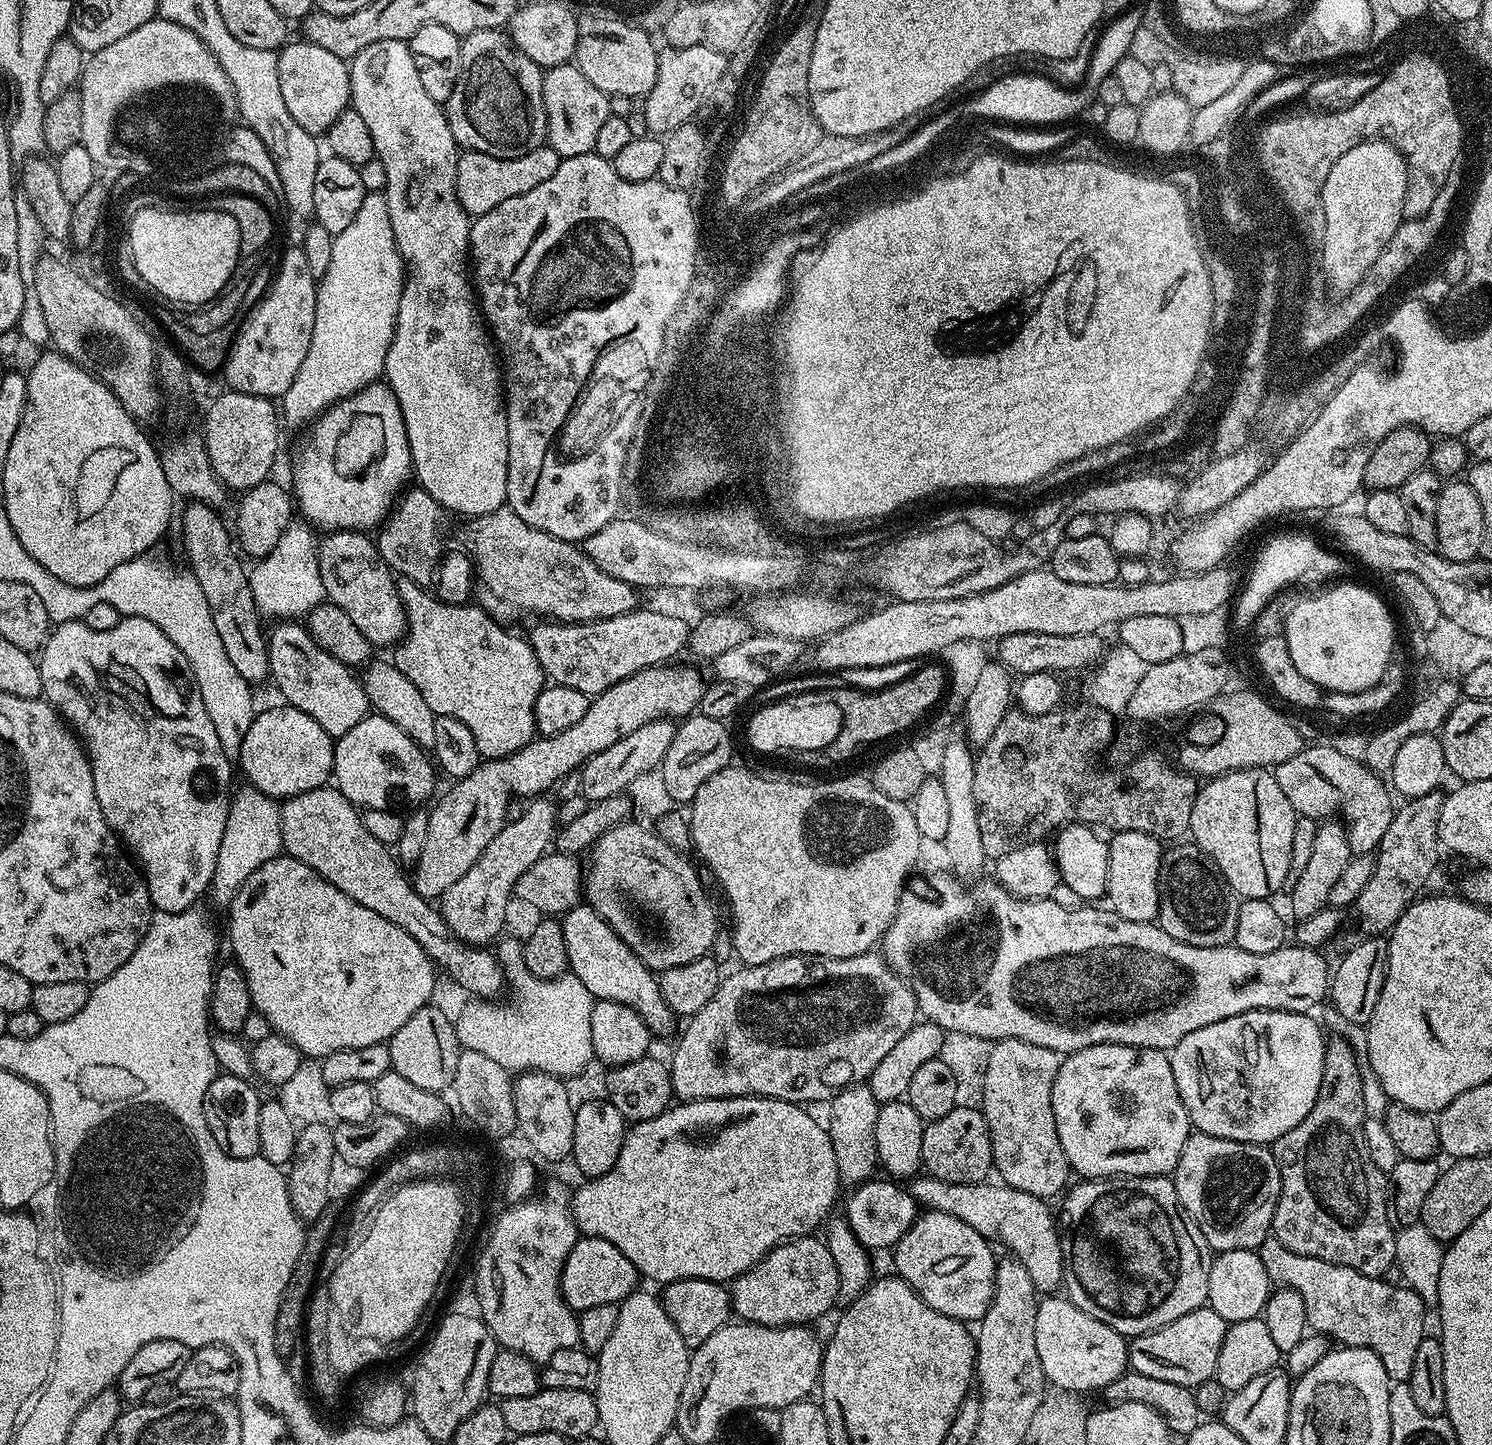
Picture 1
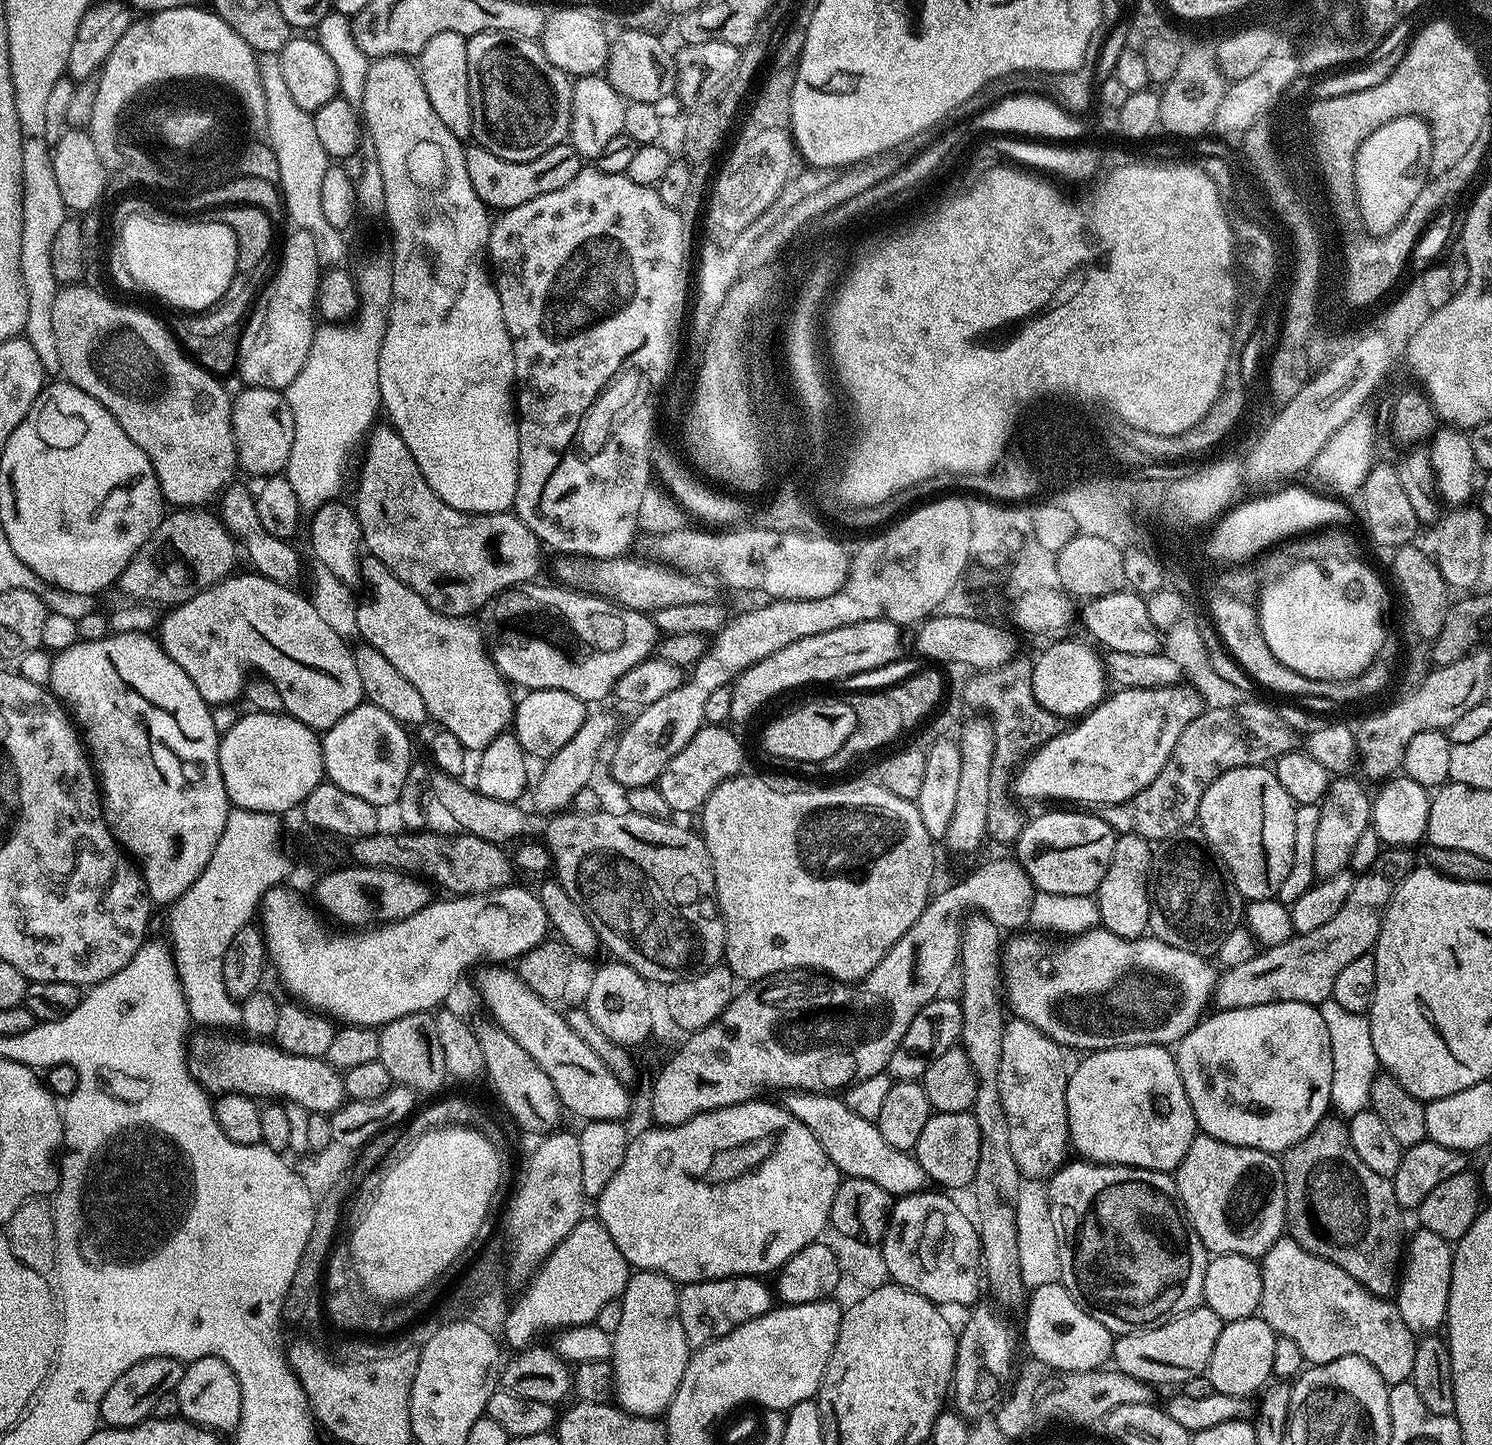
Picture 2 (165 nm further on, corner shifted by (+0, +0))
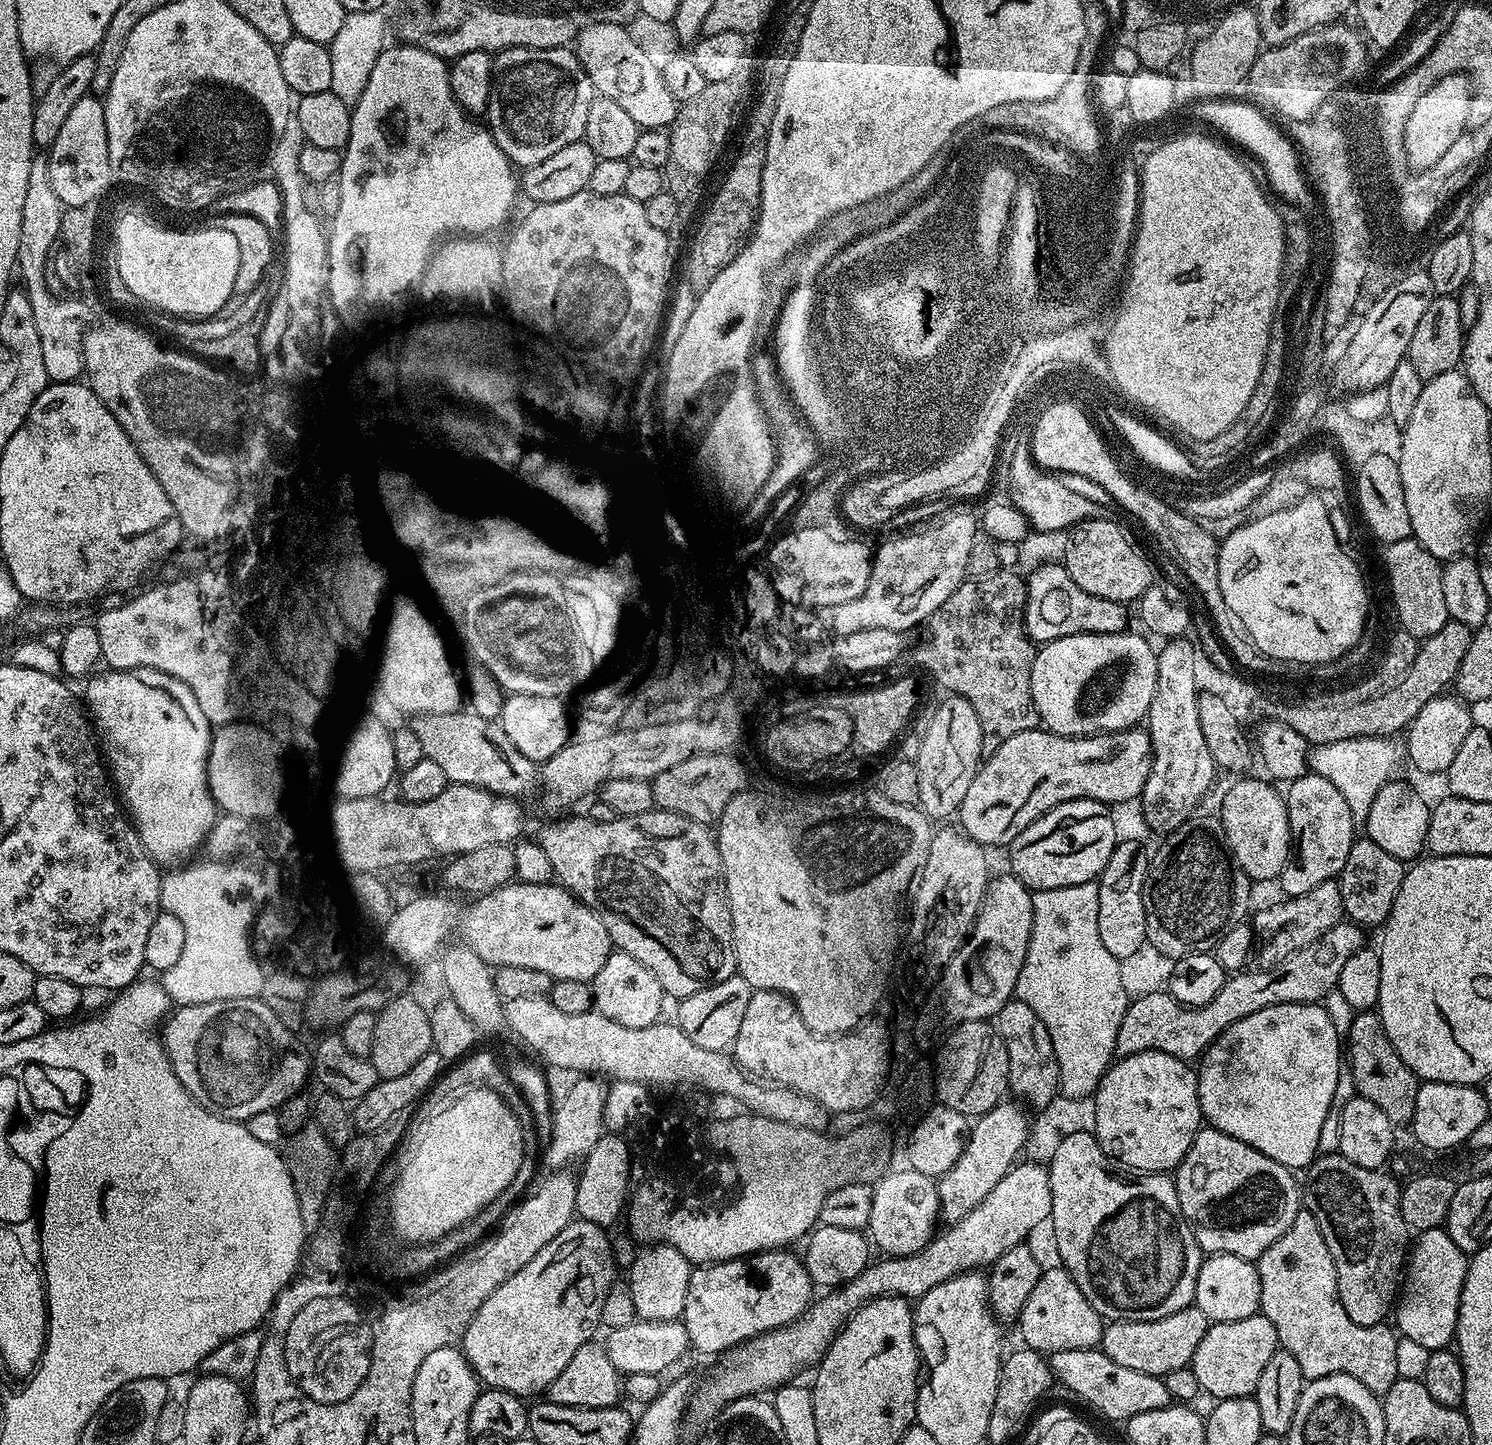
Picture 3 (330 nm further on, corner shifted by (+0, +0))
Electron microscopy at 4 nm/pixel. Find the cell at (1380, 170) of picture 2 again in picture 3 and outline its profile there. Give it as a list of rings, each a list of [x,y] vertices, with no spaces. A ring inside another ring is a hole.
[[[1457,74],[1442,78],[1422,98],[1418,98],[1418,106],[1410,112],[1406,122],[1404,136],[1404,154],[1413,169],[1430,168],[1451,149],[1454,142],[1461,140],[1469,127],[1468,115],[1472,109],[1474,85],[1467,75]]]

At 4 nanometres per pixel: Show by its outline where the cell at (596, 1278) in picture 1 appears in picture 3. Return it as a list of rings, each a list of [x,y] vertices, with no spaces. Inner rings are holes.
[[[576,1218],[571,1224],[554,1238],[554,1242],[546,1242],[518,1274],[511,1276],[482,1306],[478,1306],[478,1314],[470,1322],[462,1337],[462,1351],[471,1364],[477,1381],[485,1389],[497,1392],[509,1392],[514,1396],[529,1398],[547,1393],[552,1383],[566,1370],[570,1358],[578,1354],[582,1345],[589,1343],[601,1327],[602,1302],[606,1302],[606,1294],[617,1279],[618,1265],[613,1241],[608,1241],[609,1233],[594,1222]]]

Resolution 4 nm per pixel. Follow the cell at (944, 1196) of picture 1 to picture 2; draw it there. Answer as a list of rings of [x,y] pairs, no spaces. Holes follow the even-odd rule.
[[[788,1090],[783,1093],[783,1107],[788,1109],[814,1138],[826,1150],[830,1162],[845,1177],[866,1178],[866,1182],[874,1182],[874,1186],[882,1186],[893,1198],[908,1196],[912,1192],[921,1191],[925,1187],[926,1177],[922,1166],[912,1152],[894,1150],[886,1138],[876,1129],[873,1121],[862,1118],[846,1102],[836,1094],[826,1092],[801,1092]]]

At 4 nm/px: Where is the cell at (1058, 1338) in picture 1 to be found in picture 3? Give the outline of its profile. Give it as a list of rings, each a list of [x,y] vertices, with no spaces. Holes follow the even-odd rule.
[[[1063,1266],[1041,1271],[1038,1282],[1026,1298],[1018,1317],[1020,1336],[1027,1347],[1041,1354],[1051,1354],[1062,1350],[1082,1350],[1099,1345],[1102,1335],[1102,1318],[1086,1302],[1086,1294],[1078,1290],[1078,1282],[1070,1278]]]

